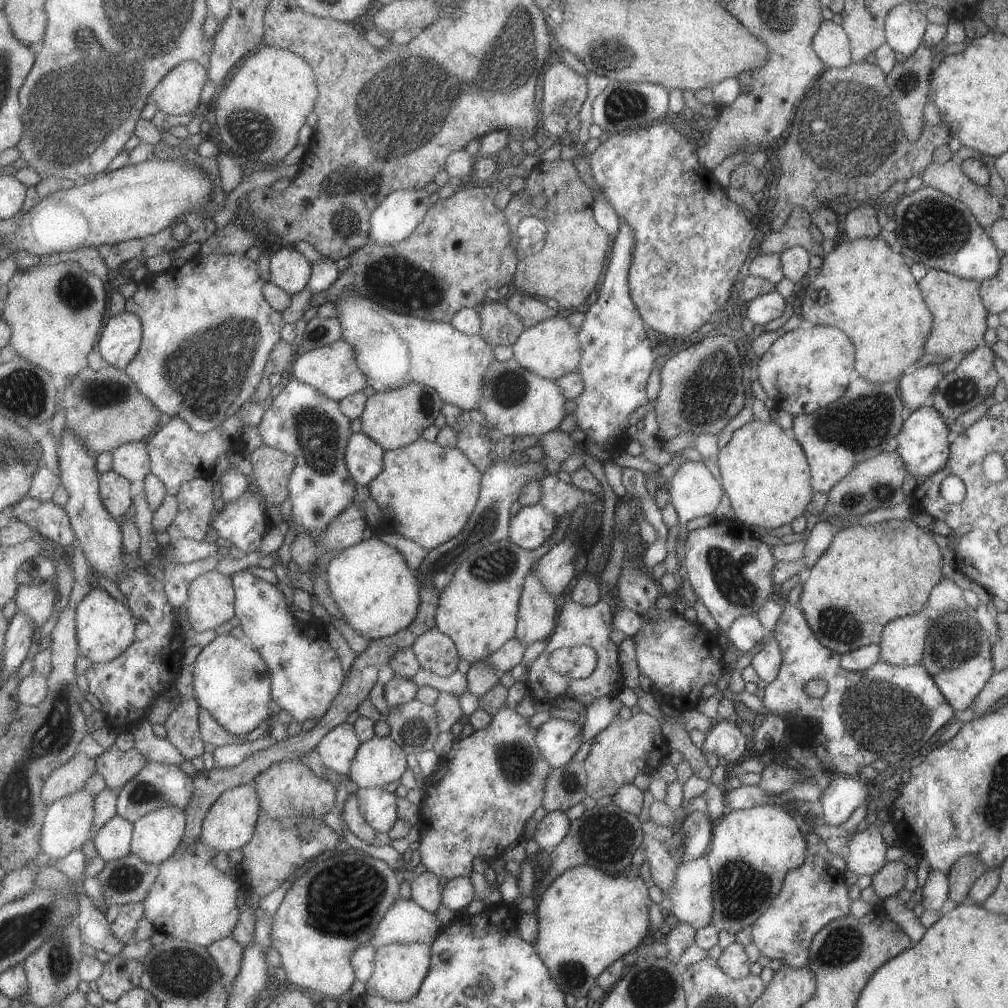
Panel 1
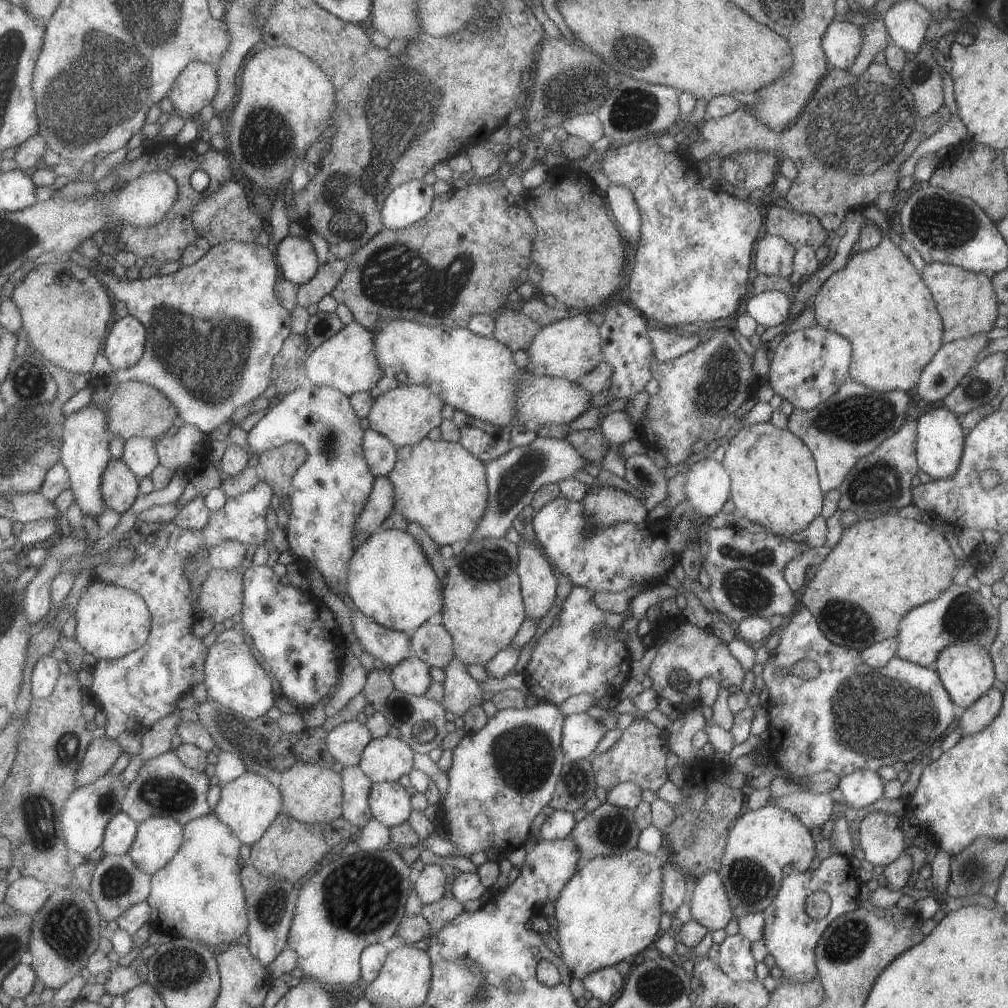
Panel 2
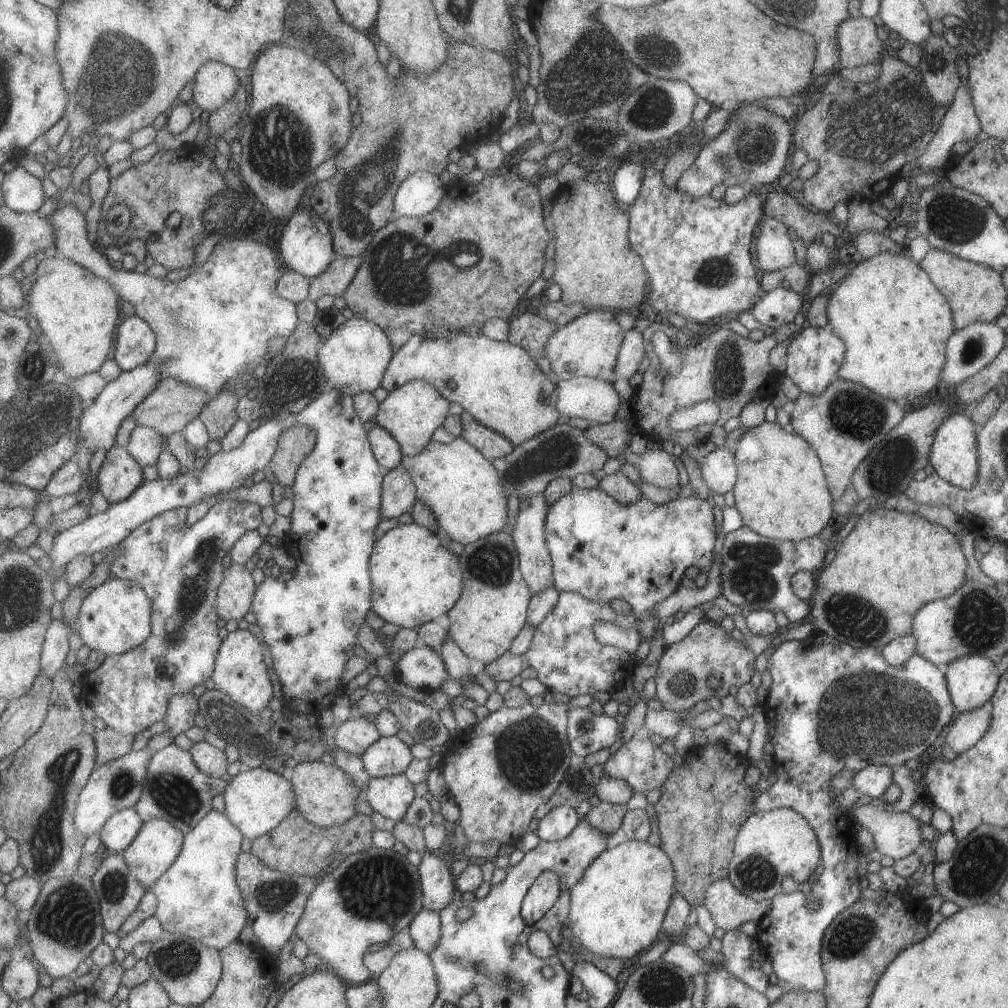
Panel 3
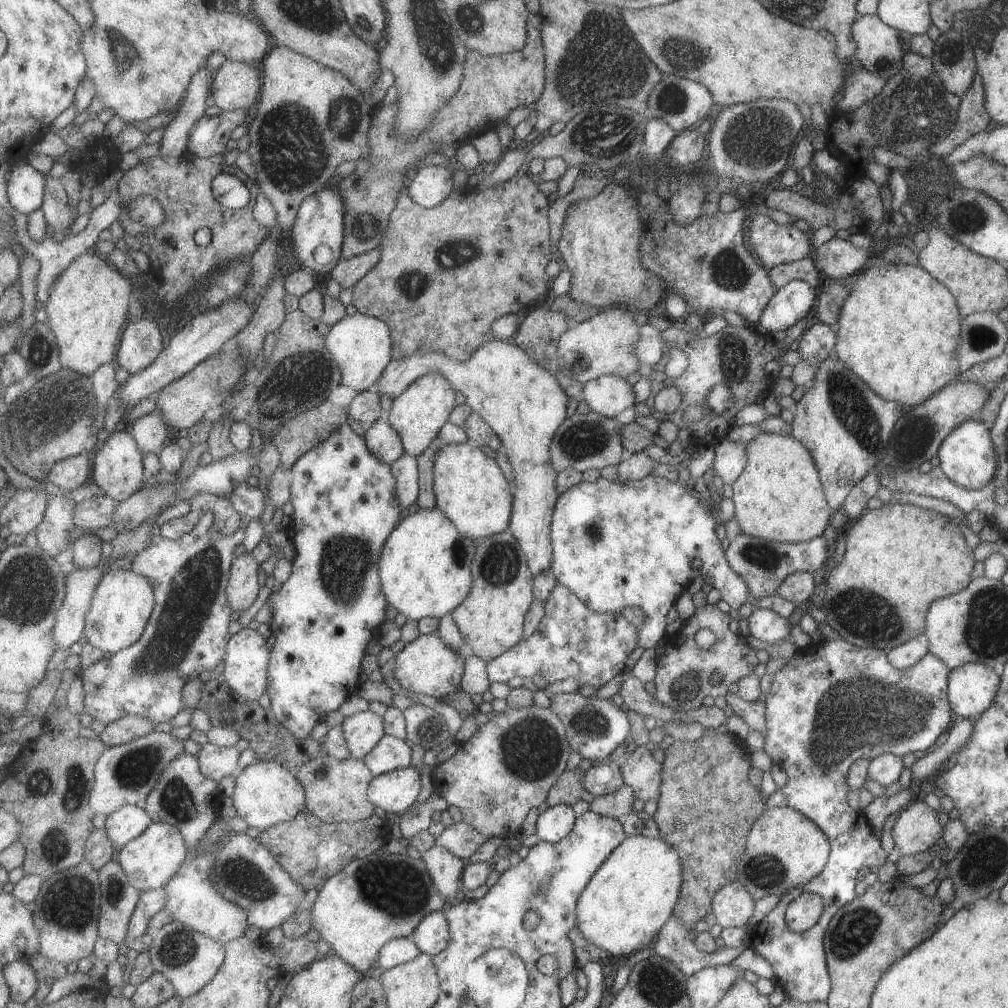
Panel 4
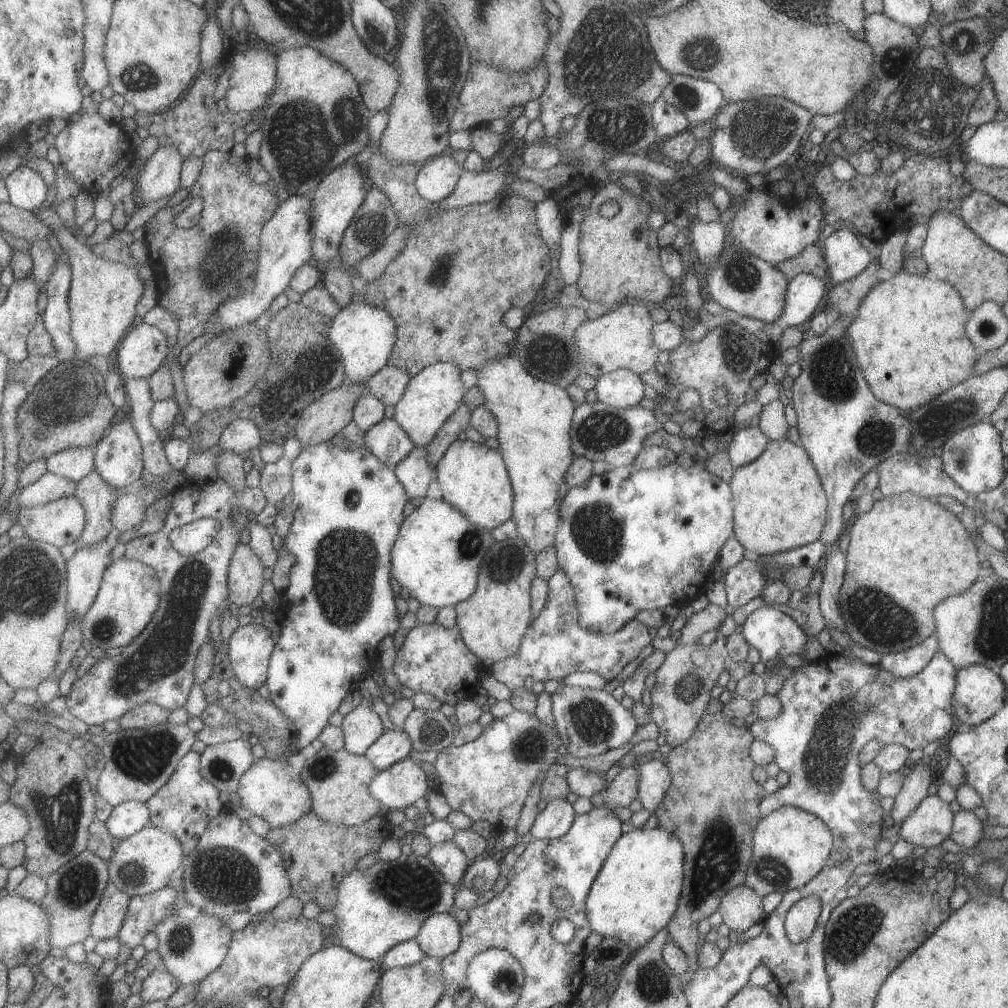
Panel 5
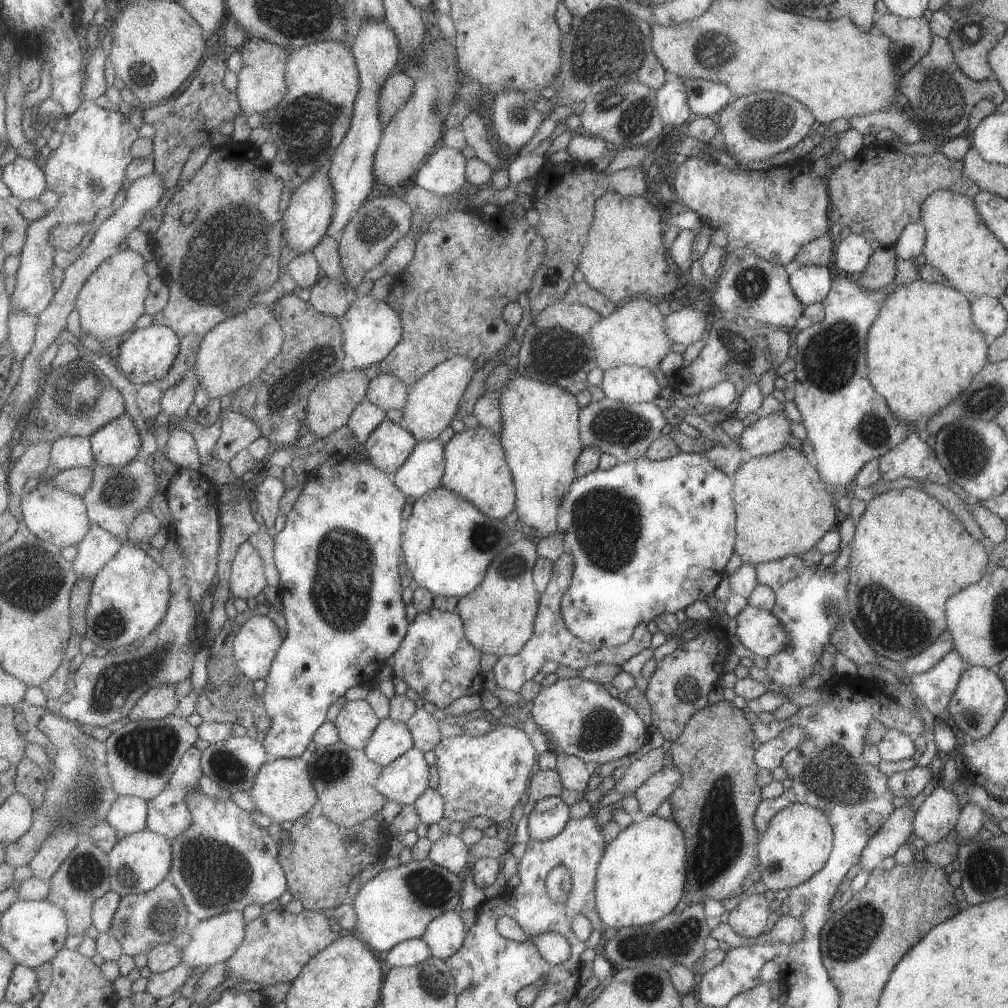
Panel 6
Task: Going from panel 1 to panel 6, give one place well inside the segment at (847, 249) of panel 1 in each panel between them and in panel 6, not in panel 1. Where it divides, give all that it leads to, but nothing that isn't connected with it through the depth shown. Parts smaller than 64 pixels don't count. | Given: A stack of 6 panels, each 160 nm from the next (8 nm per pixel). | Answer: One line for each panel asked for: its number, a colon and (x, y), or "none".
2: (877, 301)
3: (893, 322)
4: (898, 330)
5: (908, 334)
6: (923, 349)

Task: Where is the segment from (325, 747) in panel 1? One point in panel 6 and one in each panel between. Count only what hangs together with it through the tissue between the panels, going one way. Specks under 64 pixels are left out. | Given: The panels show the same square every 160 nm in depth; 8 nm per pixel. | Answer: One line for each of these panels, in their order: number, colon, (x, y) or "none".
2: (347, 741)
3: (356, 735)
4: (364, 730)
5: (363, 726)
6: (357, 722)

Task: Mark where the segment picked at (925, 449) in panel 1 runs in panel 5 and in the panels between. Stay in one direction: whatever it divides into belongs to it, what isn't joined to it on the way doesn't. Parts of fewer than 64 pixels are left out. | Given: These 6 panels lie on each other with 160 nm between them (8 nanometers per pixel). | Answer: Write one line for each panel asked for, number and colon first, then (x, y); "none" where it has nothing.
2: (939, 442)
3: (954, 456)
4: (966, 456)
5: (972, 457)

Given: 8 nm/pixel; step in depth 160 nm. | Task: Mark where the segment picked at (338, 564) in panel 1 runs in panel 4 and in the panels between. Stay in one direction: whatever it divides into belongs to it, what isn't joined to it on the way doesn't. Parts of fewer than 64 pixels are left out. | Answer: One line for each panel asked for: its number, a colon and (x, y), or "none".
2: (393, 581)
3: (417, 577)
4: (426, 567)

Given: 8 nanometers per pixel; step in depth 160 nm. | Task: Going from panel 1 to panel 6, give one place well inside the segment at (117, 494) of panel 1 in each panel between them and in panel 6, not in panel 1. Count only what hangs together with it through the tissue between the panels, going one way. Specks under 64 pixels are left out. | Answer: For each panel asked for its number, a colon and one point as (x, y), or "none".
2: (120, 485)
3: (121, 474)
4: (119, 470)
5: (119, 456)
6: (118, 443)

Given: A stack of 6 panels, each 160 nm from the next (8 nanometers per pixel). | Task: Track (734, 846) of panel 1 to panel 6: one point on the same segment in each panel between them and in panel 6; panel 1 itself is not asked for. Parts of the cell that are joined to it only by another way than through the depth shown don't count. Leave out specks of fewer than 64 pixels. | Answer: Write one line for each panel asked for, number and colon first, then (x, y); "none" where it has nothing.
2: (761, 842)
3: (770, 845)
4: (784, 849)
5: (789, 846)
6: (798, 839)

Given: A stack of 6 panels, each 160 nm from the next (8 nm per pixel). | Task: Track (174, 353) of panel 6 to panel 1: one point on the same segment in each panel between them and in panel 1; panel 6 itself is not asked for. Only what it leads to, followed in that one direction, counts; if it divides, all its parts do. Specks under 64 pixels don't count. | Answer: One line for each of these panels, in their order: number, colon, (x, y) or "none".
1: (124, 333)
2: (128, 340)
3: (136, 341)
4: (143, 342)
5: (142, 353)

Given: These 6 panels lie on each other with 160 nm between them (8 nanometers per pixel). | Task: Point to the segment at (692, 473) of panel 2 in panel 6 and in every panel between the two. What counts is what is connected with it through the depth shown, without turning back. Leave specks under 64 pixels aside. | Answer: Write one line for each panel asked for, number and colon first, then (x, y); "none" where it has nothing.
3: (718, 468)
4: (729, 456)
5: (746, 444)
6: (769, 433)

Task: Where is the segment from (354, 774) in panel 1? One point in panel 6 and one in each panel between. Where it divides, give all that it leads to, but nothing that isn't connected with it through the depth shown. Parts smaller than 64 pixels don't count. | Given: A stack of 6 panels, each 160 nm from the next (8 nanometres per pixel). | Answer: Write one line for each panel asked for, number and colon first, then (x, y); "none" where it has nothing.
2: (386, 759)
3: (389, 756)
4: (392, 753)
5: (394, 745)
6: (392, 739)

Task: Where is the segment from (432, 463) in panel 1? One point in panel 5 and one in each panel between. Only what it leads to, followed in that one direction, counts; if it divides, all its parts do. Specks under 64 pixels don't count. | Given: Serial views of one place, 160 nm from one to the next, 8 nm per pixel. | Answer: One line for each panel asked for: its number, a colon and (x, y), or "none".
2: (442, 485)
3: (464, 488)
4: (472, 490)
5: (475, 478)

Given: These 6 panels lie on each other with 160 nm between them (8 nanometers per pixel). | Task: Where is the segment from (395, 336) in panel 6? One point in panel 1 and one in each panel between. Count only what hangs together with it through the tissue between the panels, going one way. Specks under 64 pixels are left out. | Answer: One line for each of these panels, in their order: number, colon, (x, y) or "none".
1: (333, 369)
2: (348, 362)
3: (357, 355)
4: (362, 344)
5: (366, 335)

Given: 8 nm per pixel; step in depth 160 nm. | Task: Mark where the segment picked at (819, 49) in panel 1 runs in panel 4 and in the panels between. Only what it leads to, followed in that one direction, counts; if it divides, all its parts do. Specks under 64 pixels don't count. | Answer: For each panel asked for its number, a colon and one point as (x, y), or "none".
2: (841, 42)
3: (858, 44)
4: (878, 50)

